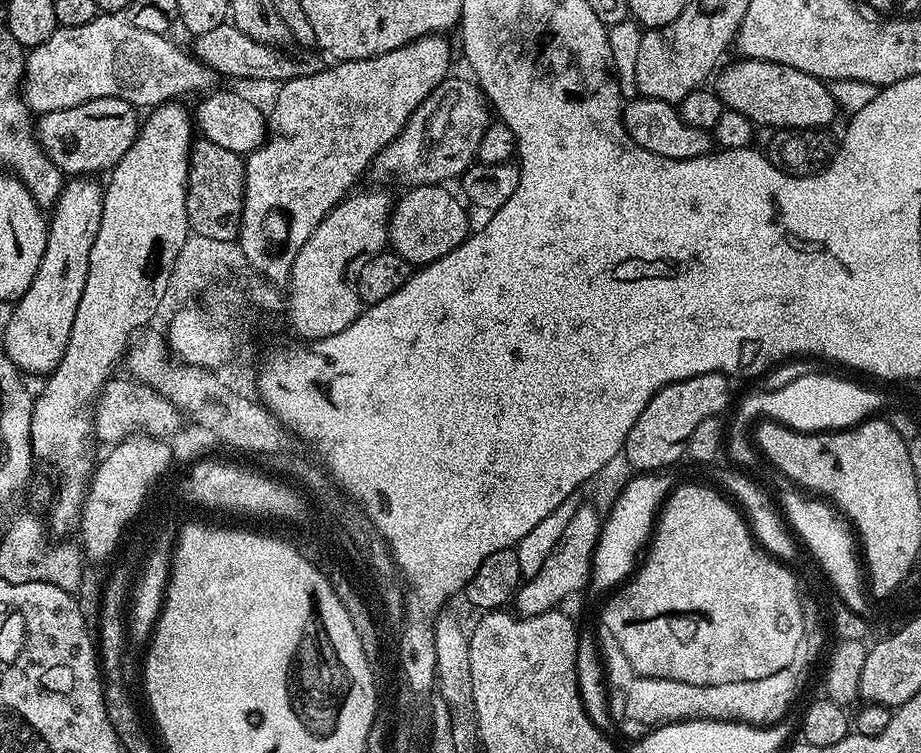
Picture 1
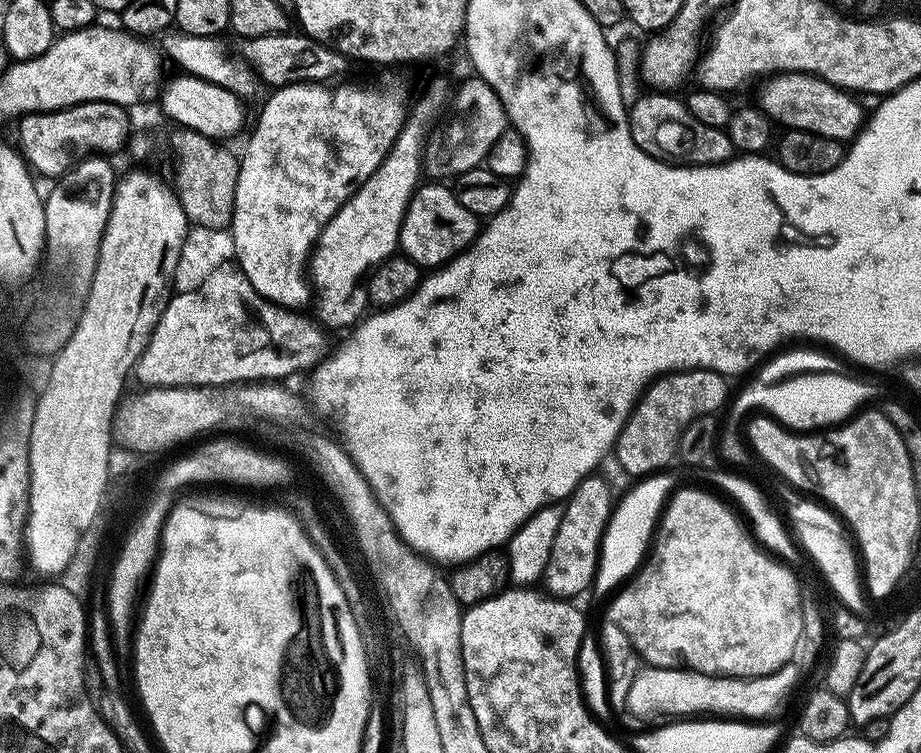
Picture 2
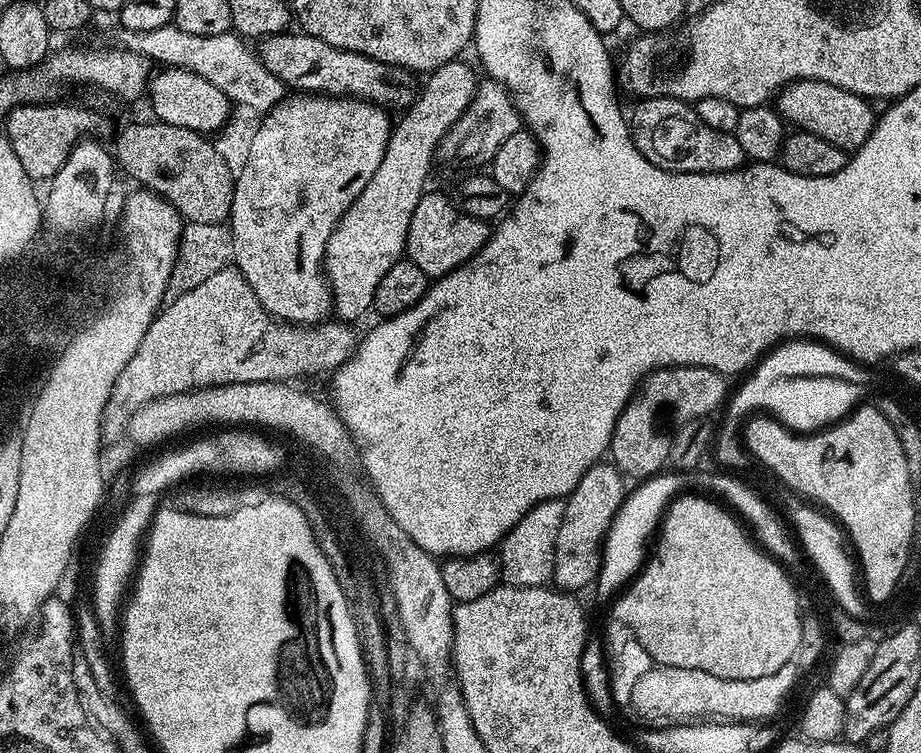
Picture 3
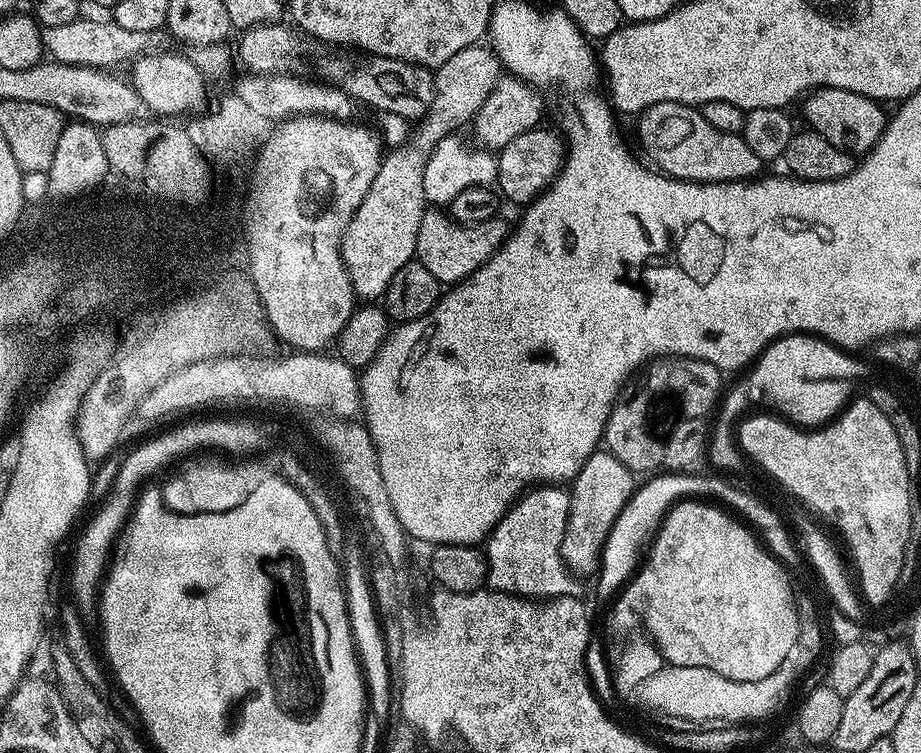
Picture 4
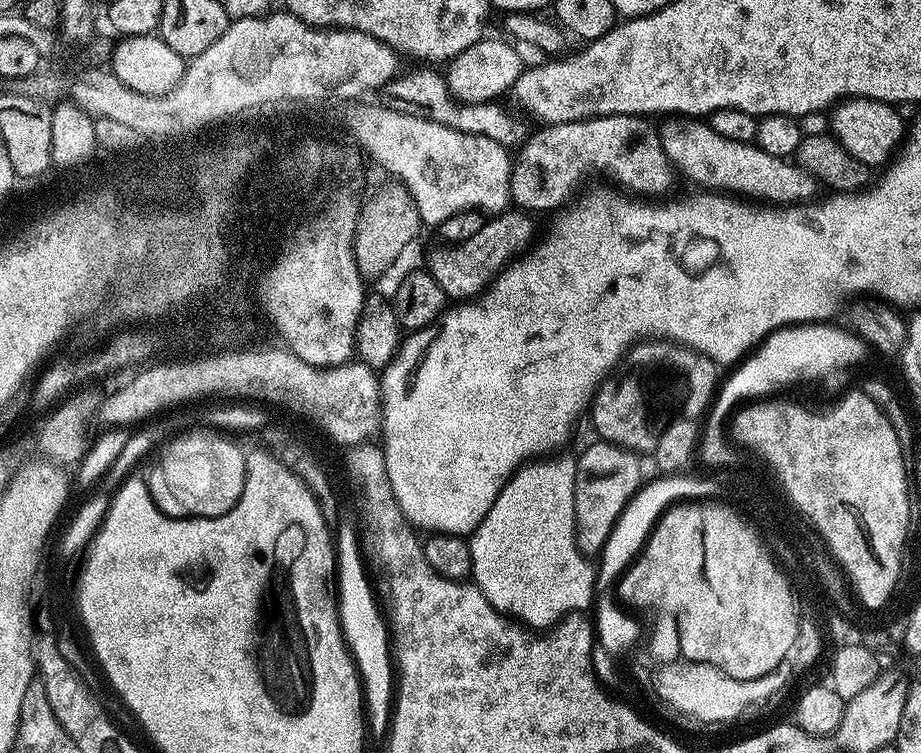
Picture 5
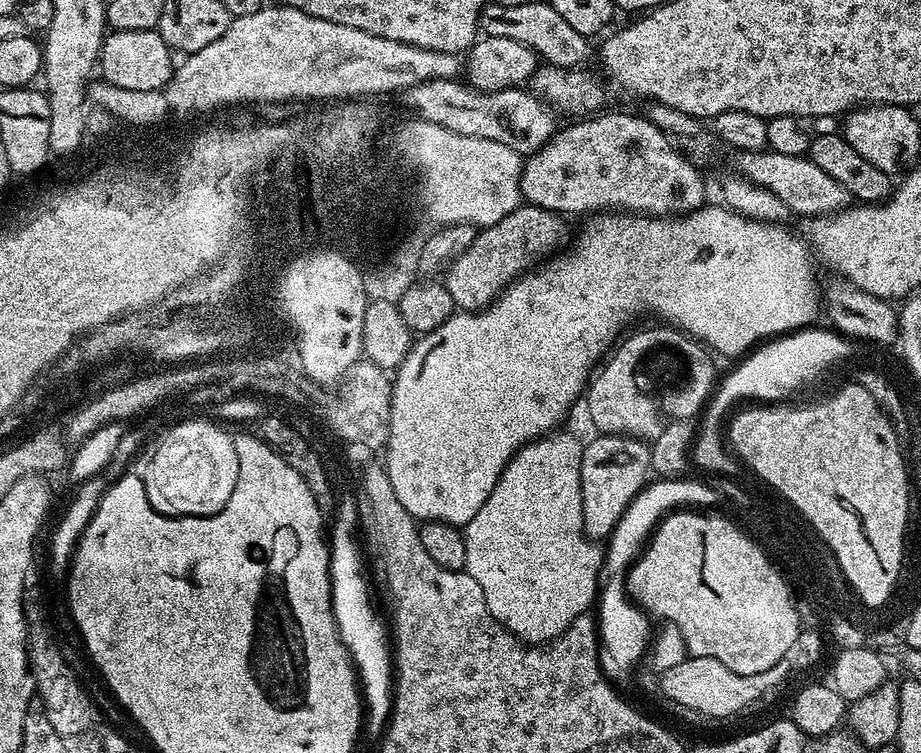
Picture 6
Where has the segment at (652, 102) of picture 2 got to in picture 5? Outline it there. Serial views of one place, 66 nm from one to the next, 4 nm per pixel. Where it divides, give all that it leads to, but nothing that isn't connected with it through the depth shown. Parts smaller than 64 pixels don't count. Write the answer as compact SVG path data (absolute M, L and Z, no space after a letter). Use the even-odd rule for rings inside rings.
M668 118L658 131L662 150L669 164L677 173L689 176L704 190L719 190L724 194L735 194L740 198L751 198L756 202L773 202L787 206L808 202L818 189L817 180L791 159L766 154L756 143L734 142L734 138L722 138L700 118Z

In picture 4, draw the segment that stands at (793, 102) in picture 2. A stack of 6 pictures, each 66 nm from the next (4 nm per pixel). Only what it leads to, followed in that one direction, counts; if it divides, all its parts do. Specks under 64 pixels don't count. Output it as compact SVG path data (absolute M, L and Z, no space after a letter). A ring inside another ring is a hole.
M818 88L803 101L803 104L804 116L808 119L807 127L822 134L826 142L834 142L834 146L847 152L853 154L871 152L884 133L886 112L884 116L883 110L880 109L883 108L881 101L871 100L862 94L854 94L854 90Z

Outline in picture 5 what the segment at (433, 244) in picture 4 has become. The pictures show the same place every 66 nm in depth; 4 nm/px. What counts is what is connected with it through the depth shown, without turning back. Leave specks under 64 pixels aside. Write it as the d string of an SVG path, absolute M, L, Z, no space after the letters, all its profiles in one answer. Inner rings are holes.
M505 210L493 215L485 219L478 234L444 246L448 248L434 249L428 256L426 270L432 275L434 282L442 286L445 297L456 302L471 301L496 279L496 273L501 268L533 243L532 220L533 217L523 210Z

